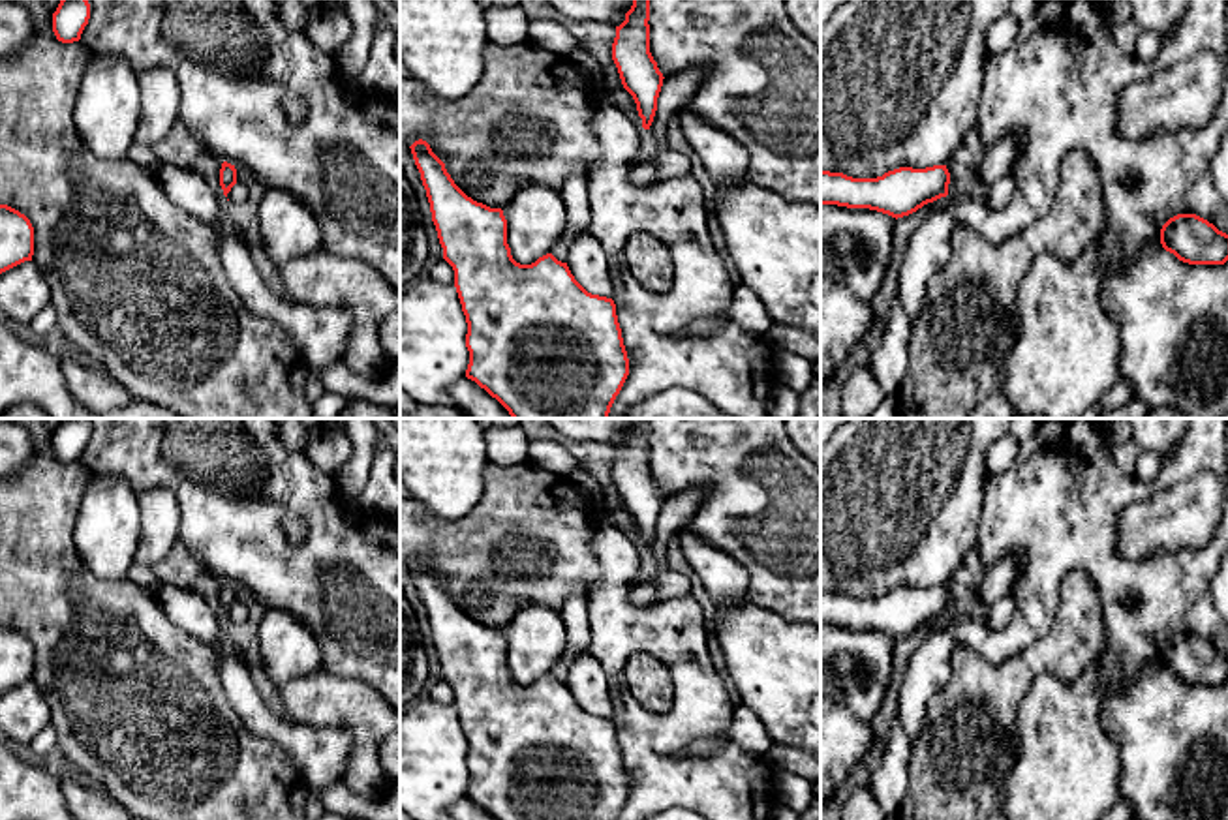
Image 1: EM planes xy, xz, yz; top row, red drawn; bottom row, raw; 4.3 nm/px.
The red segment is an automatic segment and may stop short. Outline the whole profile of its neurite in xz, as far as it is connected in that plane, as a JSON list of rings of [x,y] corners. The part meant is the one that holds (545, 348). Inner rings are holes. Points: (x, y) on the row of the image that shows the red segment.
[[[419,139],[409,148],[468,323],[466,377],[496,398],[513,418],[608,418],[629,375],[614,300],[588,293],[567,263],[552,253],[531,265],[516,263],[507,244],[503,210],[468,197],[426,141]]]

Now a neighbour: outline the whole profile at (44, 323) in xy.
[[[53,304],[45,306],[26,328],[26,336],[34,342],[45,342],[45,338],[56,328],[56,310]]]

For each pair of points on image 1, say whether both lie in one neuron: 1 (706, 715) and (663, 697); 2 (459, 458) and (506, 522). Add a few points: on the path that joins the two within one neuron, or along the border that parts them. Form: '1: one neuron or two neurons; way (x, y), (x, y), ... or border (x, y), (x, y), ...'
1: two neurons; border (673, 687), (673, 704), (665, 712), (654, 713)
2: two neurons; border (487, 464), (481, 500), (451, 520)

